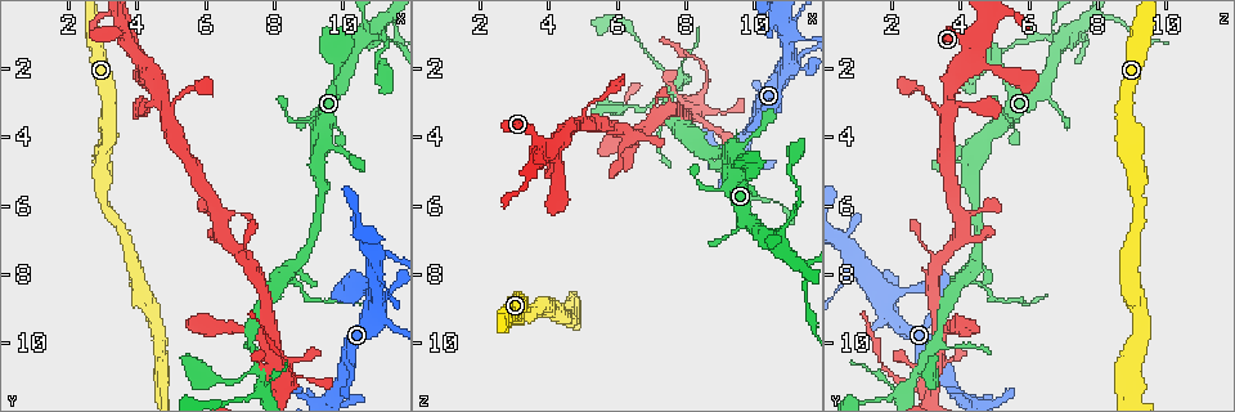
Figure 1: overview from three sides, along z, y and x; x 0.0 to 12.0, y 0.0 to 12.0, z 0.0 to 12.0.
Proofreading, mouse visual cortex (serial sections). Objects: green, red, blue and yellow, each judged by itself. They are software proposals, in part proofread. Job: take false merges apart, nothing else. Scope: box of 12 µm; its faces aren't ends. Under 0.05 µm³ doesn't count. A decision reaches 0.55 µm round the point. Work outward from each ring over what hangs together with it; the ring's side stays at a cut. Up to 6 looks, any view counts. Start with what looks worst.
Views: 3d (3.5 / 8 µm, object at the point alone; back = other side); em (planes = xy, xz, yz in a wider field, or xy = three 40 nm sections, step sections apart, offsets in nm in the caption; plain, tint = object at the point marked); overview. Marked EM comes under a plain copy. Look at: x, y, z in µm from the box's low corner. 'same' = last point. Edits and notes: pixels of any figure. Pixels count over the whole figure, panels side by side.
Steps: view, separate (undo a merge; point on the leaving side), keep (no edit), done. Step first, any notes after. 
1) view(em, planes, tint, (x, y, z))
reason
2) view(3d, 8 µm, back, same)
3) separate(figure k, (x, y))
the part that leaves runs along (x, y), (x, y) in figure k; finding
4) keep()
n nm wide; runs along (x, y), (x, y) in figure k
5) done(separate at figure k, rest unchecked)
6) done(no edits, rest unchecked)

view(3d, 3.5 µm, back, (4.7, 11.0, 9.0))
branch point

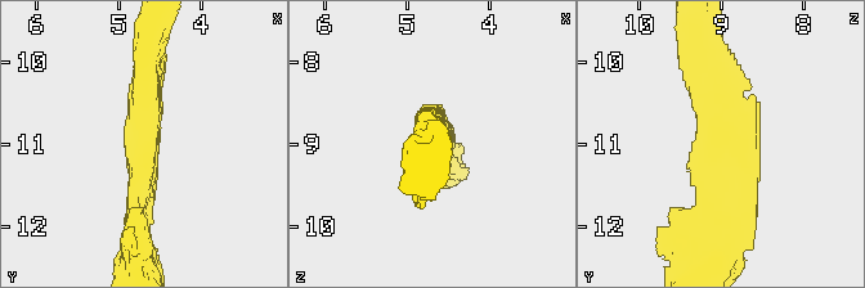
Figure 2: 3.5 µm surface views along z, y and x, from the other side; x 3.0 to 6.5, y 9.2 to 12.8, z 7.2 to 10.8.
view(em, xy, step 5, tint, (4.70, 10.95, 9.00))
need the tissue

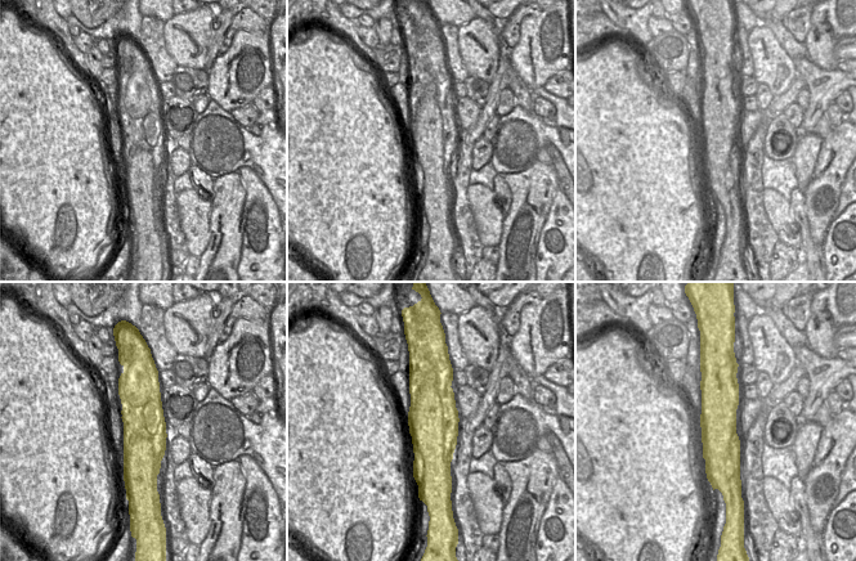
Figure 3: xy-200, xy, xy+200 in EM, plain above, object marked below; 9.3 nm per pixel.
keep()
runs along (713, 375), (726, 478) in figure 3; continuous, no second cell

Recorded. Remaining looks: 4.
view(3d, 3.5 µm, back, (10.5, 1.1, 6.9))

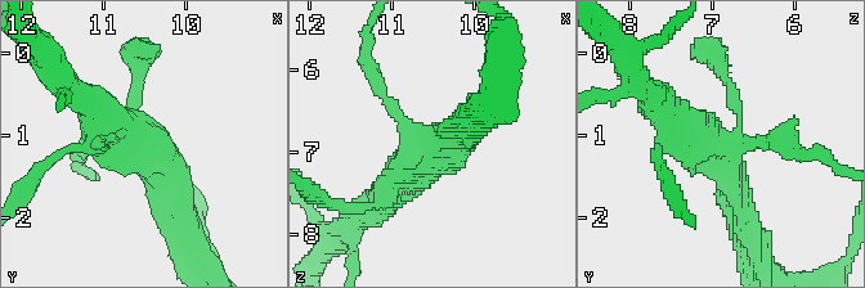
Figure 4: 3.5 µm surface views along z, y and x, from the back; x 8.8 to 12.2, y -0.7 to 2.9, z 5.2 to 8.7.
view(em, xy, step 2, tint, (10.50, 1.10, 7.05))

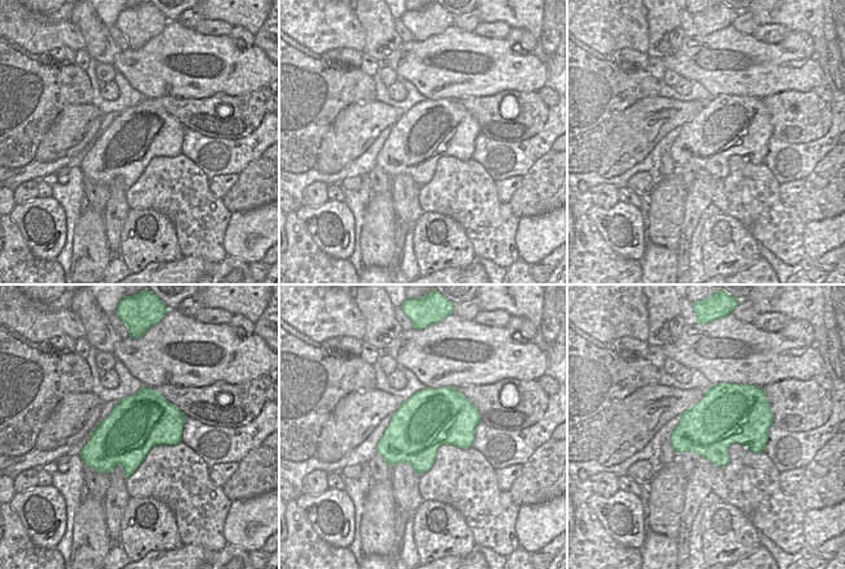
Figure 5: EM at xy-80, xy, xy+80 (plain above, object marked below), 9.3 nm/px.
keep()
runs along (180, 214), (165, 166), (85, 98) in figure 4; continuous, no second cell

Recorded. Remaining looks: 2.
view(3d, 8 µm, (9.3, 4.4, 4.4))
a narrow waist

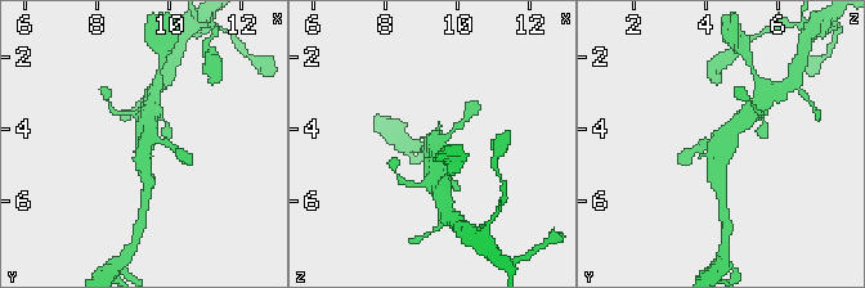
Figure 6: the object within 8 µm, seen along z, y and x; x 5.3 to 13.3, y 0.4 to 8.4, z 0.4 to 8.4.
view(em, xy, step 1, tint, (9.3, 4.3, 4.4))

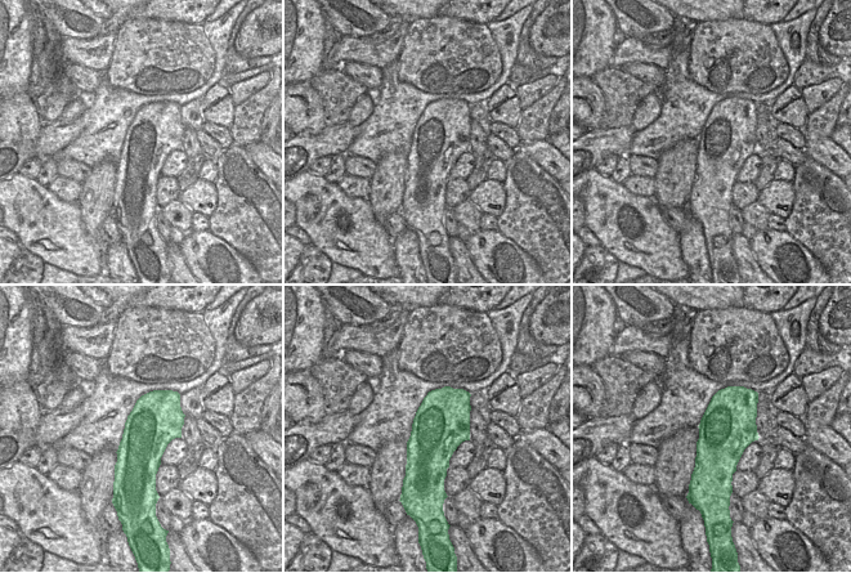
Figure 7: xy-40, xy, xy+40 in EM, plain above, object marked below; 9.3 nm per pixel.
keep()
runs along (747, 113), (720, 142), (718, 179) in figure 6; continuous, no second cell

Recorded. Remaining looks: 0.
done(no edits, rest unchecked)

